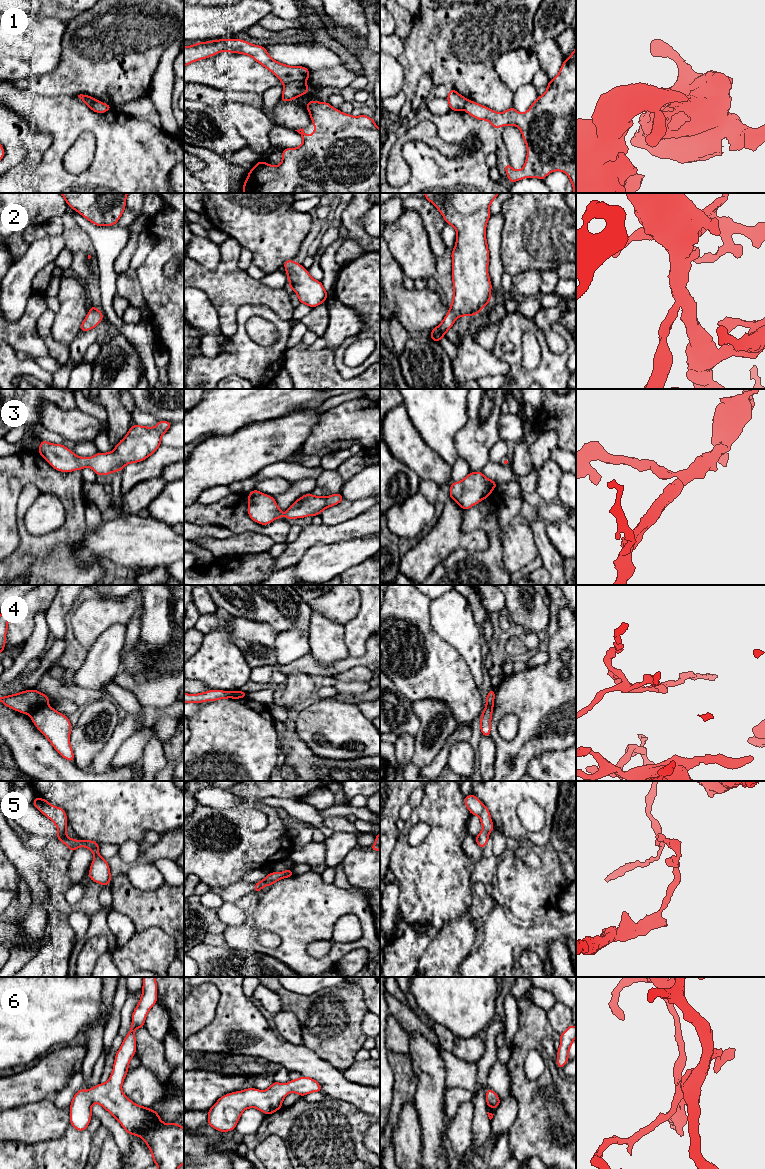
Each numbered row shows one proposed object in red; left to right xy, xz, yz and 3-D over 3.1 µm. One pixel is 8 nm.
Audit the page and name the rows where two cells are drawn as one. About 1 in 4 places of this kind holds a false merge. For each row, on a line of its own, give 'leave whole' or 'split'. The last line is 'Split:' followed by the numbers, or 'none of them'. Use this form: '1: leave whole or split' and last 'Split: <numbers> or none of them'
1: split
2: leave whole
3: leave whole
4: split
5: split
6: leave whole
Split: 1, 4, 5

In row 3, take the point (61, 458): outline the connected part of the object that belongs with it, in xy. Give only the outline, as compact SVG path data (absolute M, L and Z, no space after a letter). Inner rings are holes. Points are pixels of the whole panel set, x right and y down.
M161 419L155 427L133 424L112 452L98 452L90 458L77 456L63 444L52 444L45 440L41 440L37 452L61 472L82 470L89 466L96 475L108 475L122 471L127 464L137 463L151 456L161 445L162 435L171 425L171 422Z

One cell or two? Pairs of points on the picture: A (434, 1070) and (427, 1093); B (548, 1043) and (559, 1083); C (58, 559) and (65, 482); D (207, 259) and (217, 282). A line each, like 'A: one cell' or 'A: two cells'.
A: one cell
B: one cell
C: one cell
D: two cells

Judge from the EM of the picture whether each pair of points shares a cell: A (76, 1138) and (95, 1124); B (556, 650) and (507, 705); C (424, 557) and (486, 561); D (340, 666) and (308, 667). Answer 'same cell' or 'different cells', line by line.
A: different cells
B: same cell
C: different cells
D: same cell

